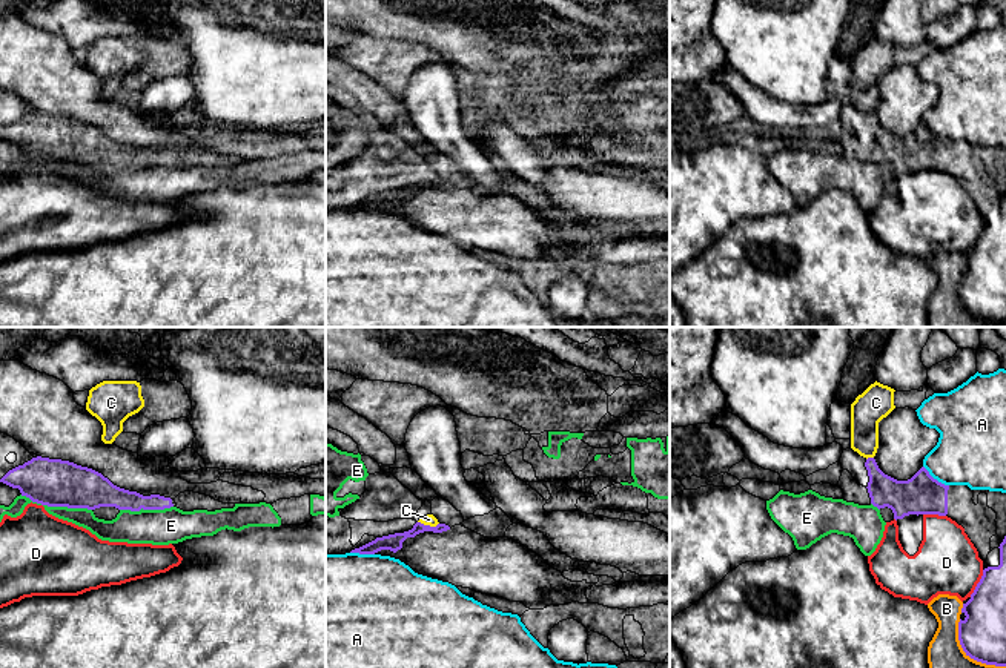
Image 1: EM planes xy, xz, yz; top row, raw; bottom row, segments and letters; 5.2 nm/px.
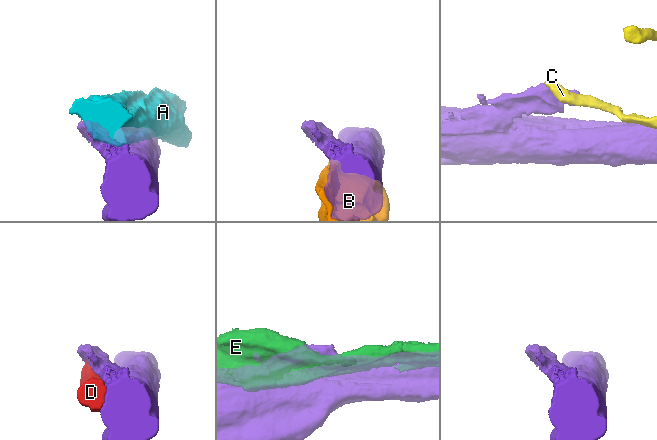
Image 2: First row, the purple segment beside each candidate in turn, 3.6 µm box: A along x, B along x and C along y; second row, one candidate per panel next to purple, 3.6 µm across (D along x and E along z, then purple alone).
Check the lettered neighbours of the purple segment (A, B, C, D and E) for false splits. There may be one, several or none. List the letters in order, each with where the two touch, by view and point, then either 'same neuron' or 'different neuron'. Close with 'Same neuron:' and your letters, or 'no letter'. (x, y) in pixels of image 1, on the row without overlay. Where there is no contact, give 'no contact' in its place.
A: yz (936, 135) | different neuron
B: yz (969, 312) | different neuron
C: xz (429, 181) | same neuron
D: yz (977, 240) | different neuron
E: xy (56, 162) | different neuron
Same neuron: C

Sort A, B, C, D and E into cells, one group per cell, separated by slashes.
A / B / C / D / E

